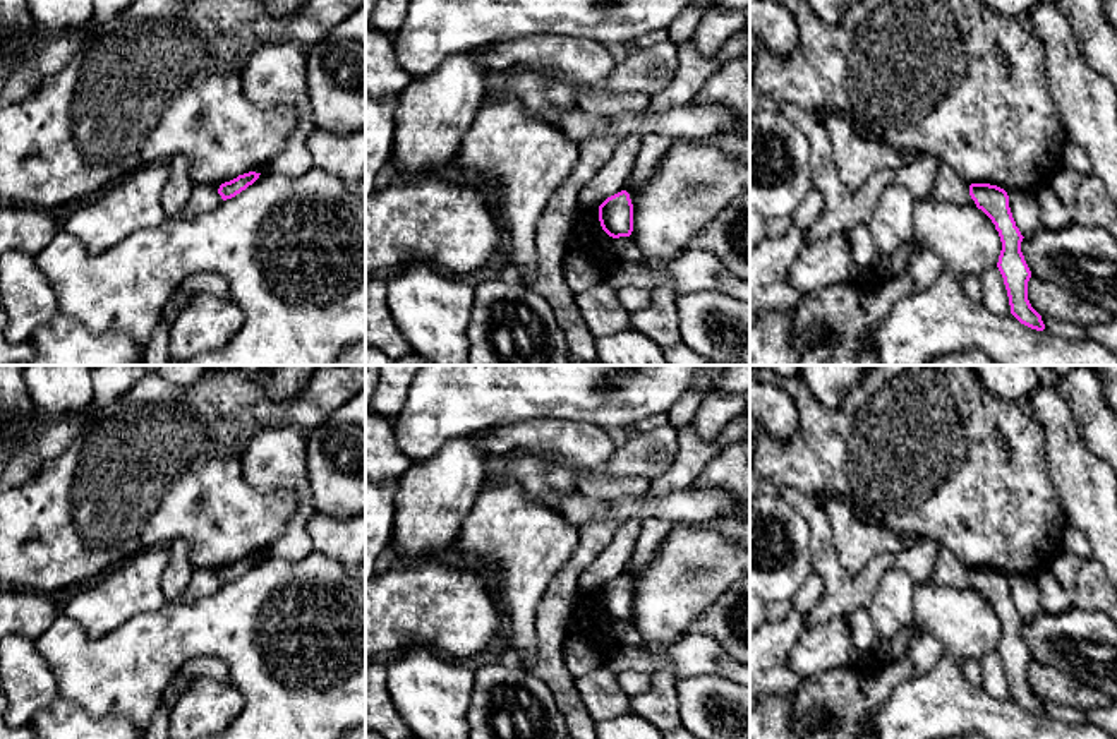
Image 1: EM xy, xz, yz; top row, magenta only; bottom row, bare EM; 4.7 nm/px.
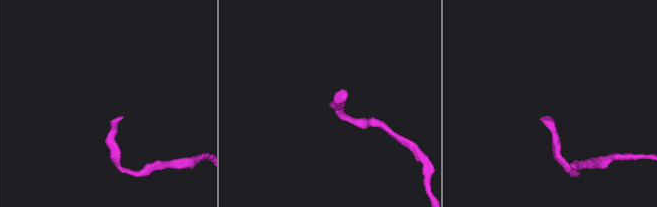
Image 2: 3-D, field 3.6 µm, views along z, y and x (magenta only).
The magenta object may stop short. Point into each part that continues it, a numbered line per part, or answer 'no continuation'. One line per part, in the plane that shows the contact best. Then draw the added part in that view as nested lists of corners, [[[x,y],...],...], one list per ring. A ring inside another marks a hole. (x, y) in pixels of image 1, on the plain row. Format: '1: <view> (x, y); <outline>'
no continuation

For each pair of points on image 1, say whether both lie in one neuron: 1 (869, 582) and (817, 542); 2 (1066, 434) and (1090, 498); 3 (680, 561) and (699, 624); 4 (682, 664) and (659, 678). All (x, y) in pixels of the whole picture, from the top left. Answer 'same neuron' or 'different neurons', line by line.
1: same neuron
2: same neuron
3: different neurons
4: different neurons

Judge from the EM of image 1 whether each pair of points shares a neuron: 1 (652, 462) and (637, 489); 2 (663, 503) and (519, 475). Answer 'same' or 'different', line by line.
1: different
2: same

